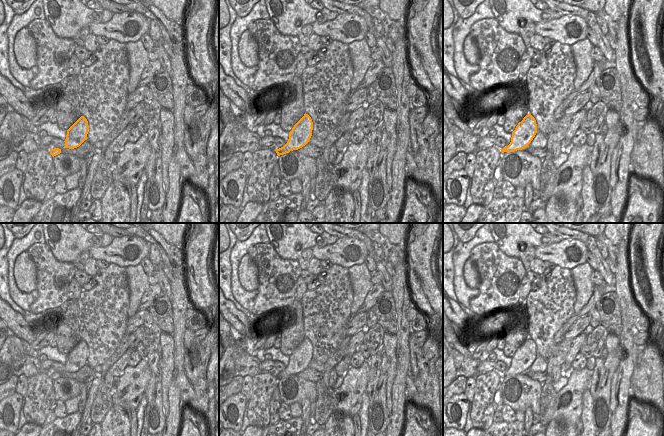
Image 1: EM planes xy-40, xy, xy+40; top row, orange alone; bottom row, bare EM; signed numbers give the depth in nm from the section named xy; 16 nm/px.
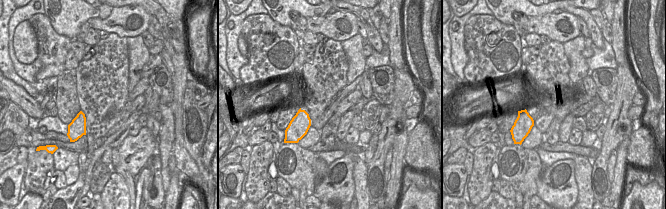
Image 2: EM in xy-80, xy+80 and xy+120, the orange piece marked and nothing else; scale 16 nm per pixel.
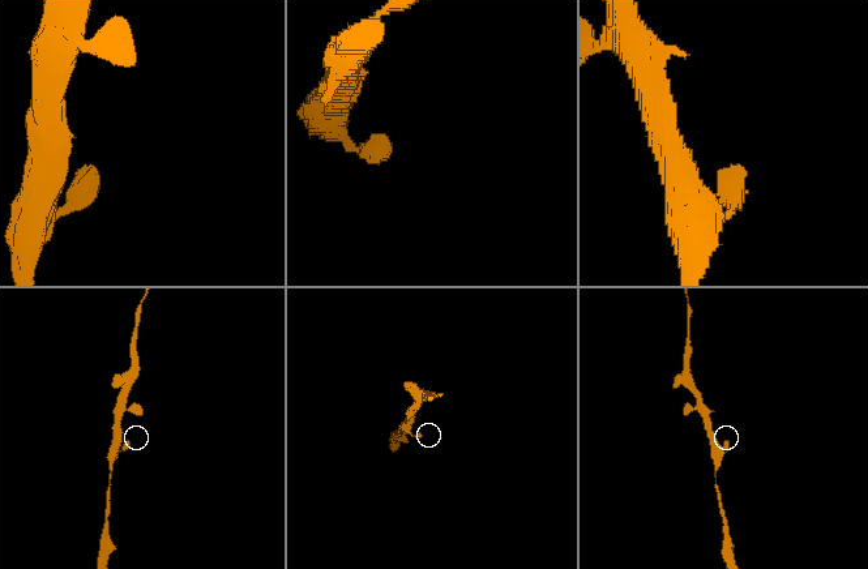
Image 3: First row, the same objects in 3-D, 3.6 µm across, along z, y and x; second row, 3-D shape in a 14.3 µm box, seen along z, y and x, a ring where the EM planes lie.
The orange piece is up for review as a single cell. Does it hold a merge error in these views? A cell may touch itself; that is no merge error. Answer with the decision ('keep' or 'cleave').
keep

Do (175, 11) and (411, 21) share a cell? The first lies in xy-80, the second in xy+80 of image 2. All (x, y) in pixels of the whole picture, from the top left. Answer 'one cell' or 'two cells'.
two cells

